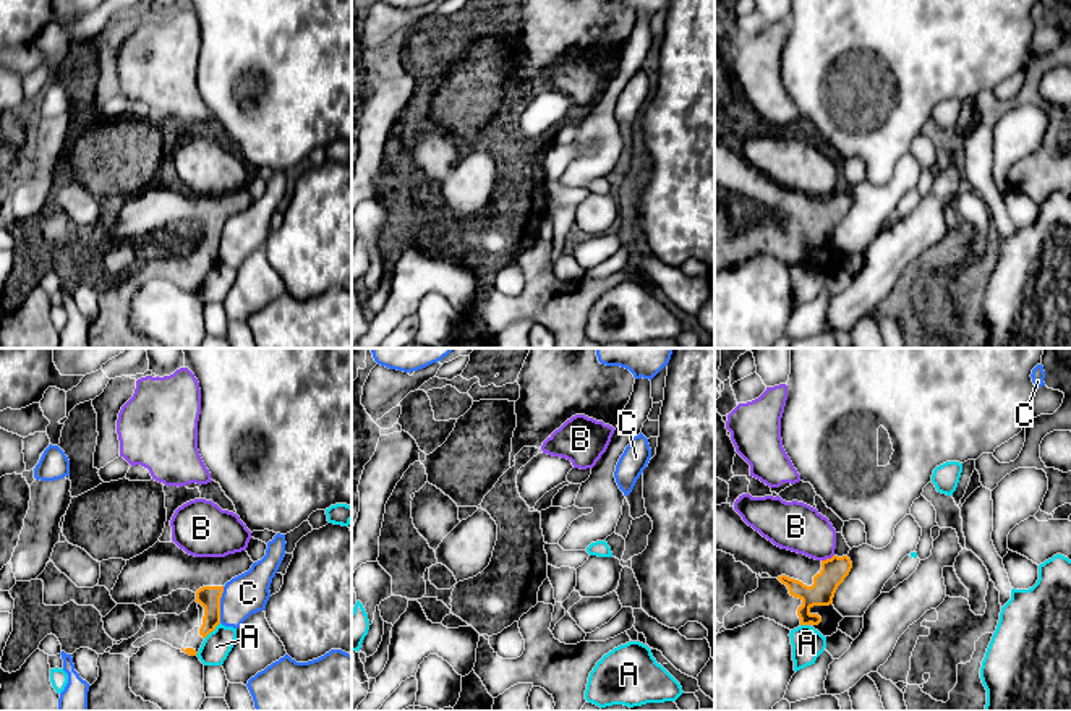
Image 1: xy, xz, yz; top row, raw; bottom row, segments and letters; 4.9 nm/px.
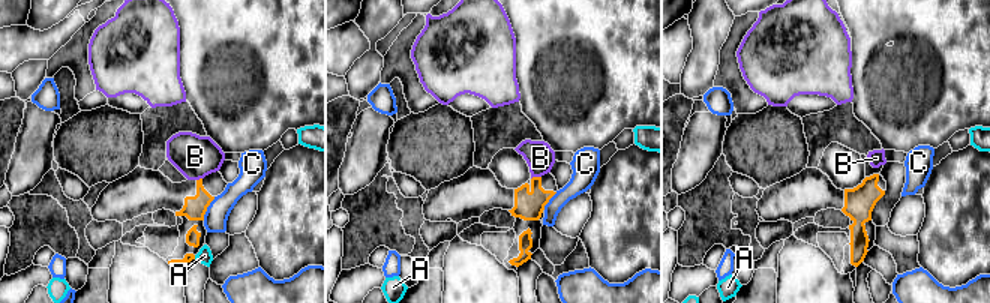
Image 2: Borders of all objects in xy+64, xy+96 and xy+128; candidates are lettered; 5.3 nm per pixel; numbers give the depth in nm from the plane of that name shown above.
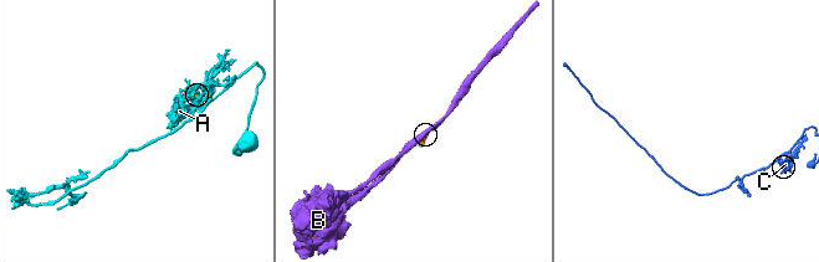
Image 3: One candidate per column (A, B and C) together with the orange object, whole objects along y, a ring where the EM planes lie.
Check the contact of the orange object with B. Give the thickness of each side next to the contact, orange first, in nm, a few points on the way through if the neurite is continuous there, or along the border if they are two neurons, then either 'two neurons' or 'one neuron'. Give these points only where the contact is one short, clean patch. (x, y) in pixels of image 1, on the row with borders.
130 nm thick on the orange side, 240 nm on the other; border along yz (833, 554), (822, 561); two neurons

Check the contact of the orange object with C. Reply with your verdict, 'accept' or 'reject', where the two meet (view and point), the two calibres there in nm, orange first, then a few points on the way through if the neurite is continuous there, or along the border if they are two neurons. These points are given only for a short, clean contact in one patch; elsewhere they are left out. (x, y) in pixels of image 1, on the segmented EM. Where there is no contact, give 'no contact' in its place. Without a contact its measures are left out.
reject; contact xy (219, 604); calibres 110 and 200 nm; border xy (224, 587), (219, 622)

